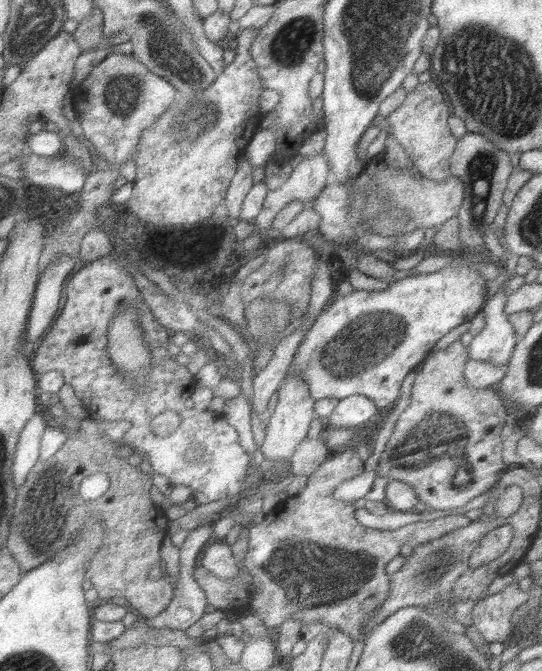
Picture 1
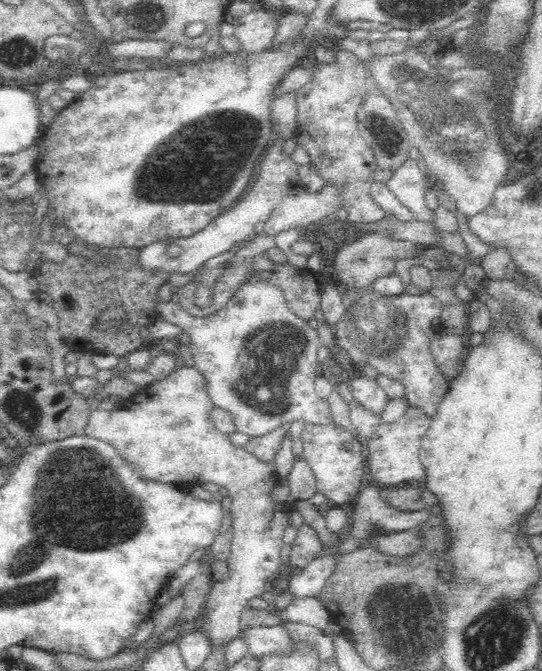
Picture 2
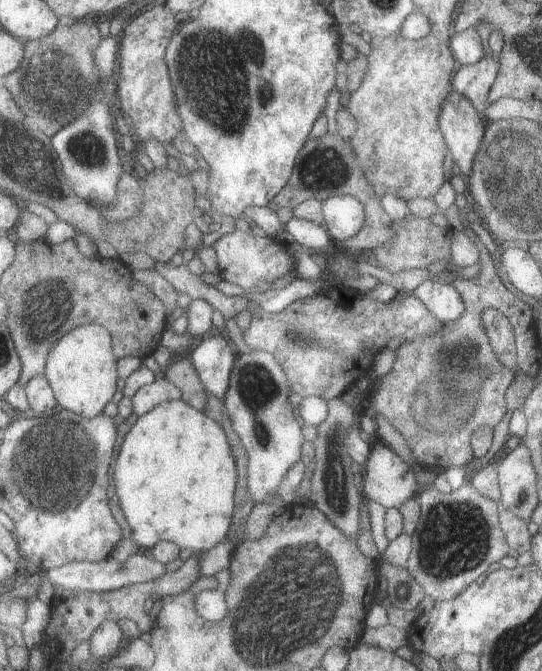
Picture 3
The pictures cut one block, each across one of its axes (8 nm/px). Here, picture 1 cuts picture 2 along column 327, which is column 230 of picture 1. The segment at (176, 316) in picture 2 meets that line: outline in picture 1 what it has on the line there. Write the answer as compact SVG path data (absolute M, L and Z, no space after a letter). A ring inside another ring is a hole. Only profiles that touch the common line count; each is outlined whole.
M237 396L233 398L227 406L225 406L225 420L235 426L241 434L241 444L245 446L245 450L253 456L253 452L257 450L257 440L255 440L255 430L253 430L253 404L247 396Z

